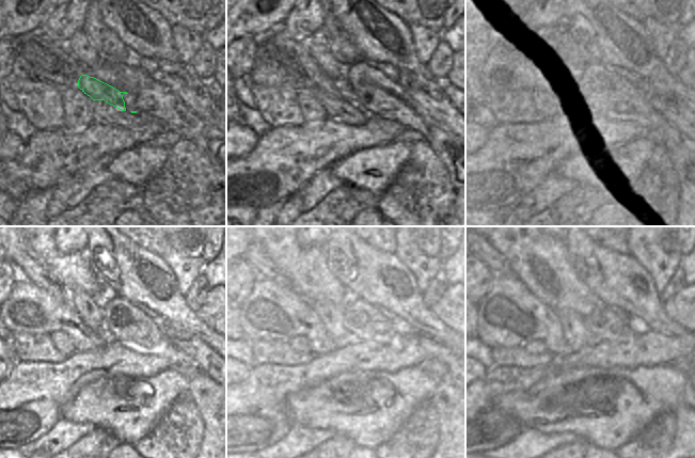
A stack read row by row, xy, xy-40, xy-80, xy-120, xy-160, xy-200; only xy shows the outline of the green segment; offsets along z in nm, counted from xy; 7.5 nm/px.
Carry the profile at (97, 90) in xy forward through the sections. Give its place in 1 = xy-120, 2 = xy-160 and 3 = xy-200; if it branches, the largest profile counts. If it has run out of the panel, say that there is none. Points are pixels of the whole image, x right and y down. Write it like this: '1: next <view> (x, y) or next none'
1: next xy-120 (35, 271)
2: next xy-160 (254, 255)
3: next xy-200 (487, 254)

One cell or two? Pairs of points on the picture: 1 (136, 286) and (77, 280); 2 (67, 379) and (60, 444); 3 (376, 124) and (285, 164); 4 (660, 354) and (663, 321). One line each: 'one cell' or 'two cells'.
1: two cells
2: two cells
3: one cell
4: two cells

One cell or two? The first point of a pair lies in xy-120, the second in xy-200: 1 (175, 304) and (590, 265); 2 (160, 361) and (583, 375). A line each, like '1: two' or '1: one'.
1: one
2: two

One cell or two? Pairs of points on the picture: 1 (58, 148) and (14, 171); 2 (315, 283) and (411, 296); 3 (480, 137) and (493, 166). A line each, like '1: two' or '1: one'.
1: one
2: two
3: two

